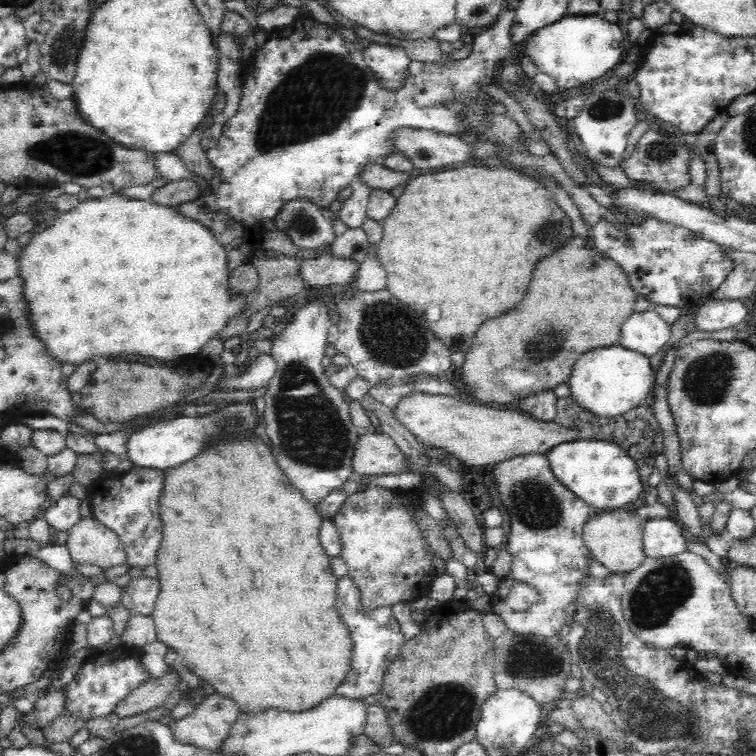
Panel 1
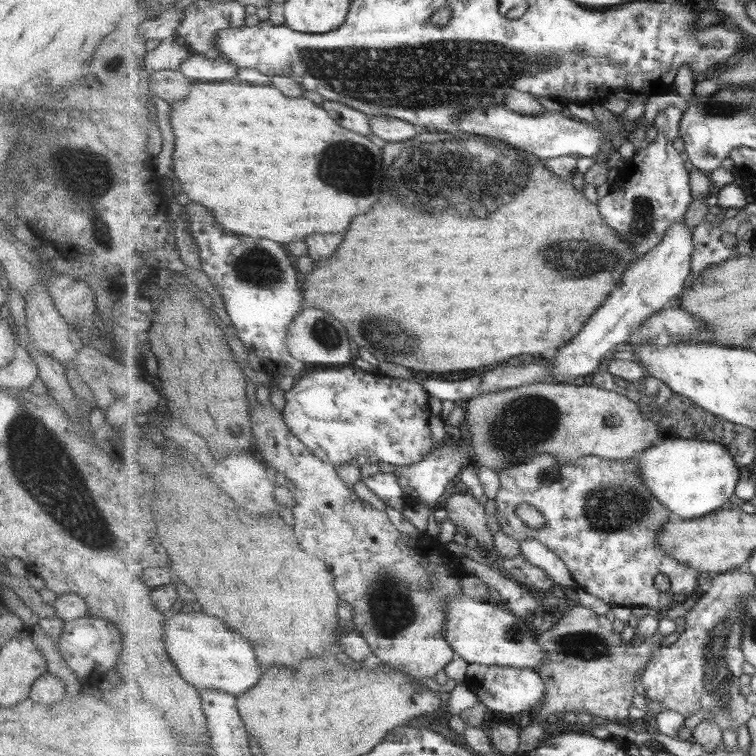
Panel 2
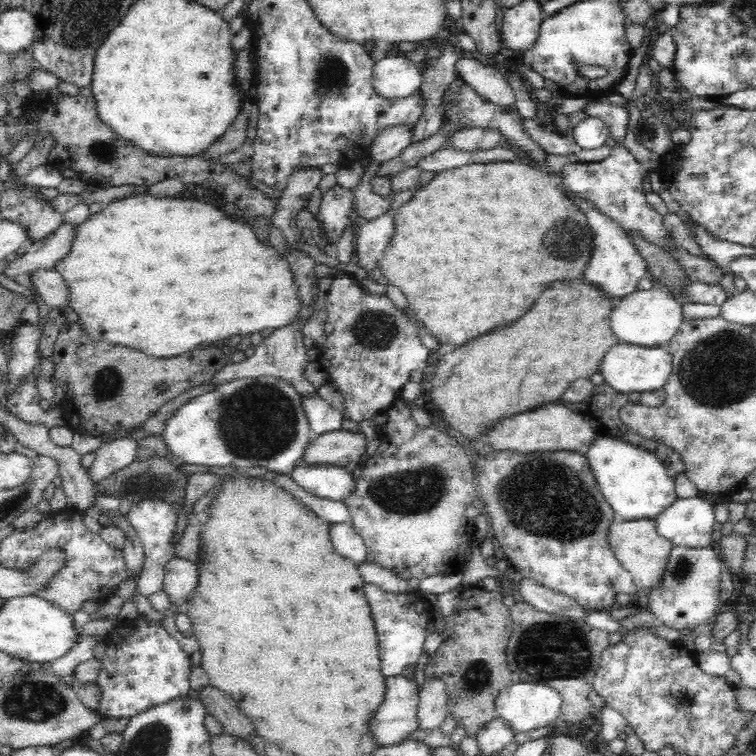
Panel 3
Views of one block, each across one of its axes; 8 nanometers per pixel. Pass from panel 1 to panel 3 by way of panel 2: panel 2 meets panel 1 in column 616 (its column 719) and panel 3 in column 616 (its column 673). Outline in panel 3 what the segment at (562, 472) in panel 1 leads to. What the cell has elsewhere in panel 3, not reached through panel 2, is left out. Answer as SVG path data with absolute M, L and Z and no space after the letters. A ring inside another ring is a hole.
M600 438L594 440L594 444L590 444L590 450L585 457L598 480L597 488L600 488L599 491L614 509L618 519L655 519L677 499L674 474L651 452L634 448L620 440Z

